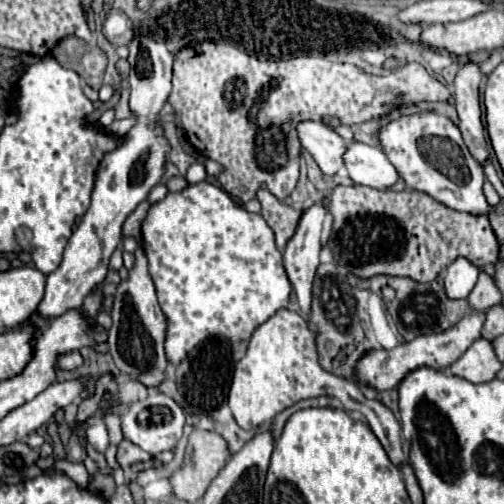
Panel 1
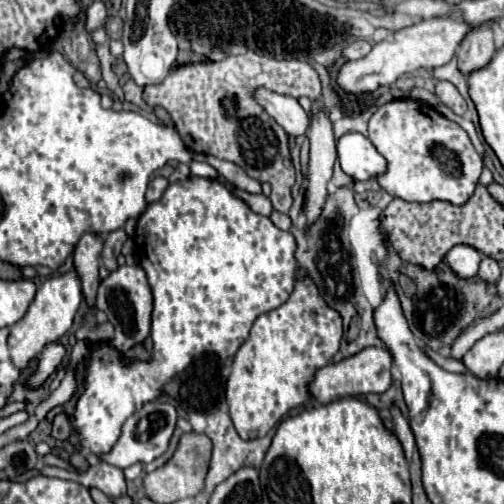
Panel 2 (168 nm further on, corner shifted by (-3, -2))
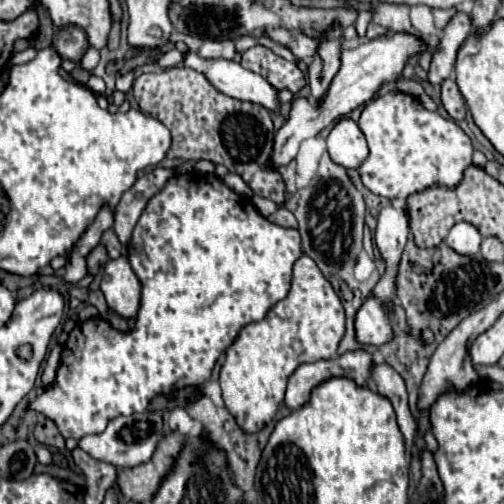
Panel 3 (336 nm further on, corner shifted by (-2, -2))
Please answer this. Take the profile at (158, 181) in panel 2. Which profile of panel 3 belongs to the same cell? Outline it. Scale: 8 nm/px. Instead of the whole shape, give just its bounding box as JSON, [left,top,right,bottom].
[113,167,173,245]

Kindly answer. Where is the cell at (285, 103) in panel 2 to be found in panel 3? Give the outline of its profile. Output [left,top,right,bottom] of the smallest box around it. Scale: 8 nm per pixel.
[185,53,281,113]

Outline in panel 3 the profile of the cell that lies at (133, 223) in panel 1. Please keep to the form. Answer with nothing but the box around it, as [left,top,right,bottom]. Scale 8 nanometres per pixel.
[87,245,109,273]

